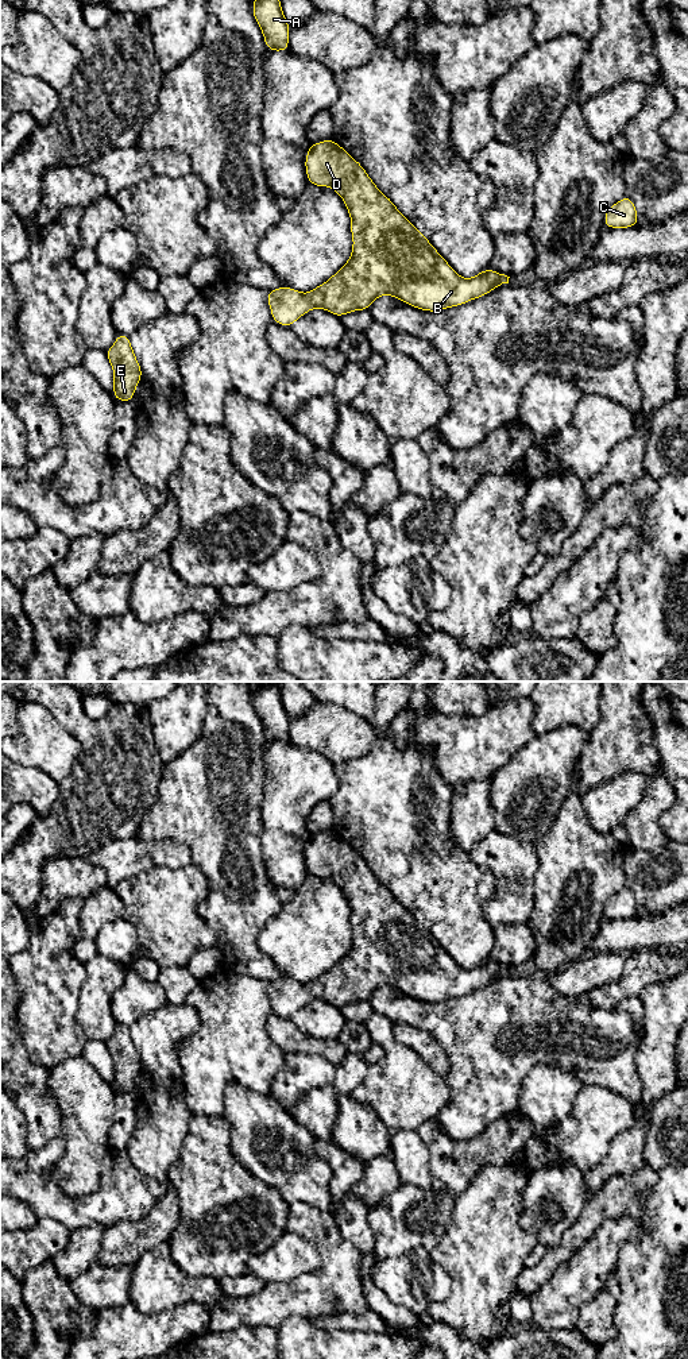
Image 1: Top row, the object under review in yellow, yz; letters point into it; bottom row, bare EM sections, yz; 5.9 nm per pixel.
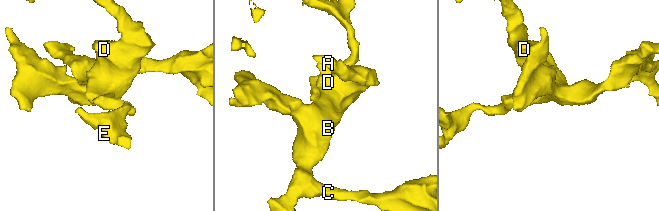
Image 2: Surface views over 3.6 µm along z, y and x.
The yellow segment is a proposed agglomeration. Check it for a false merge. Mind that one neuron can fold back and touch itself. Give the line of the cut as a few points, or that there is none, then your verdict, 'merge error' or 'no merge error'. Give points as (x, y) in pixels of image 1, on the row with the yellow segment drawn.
cut none; no merge error

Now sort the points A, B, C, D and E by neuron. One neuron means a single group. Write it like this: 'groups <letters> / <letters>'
groups A B C D E

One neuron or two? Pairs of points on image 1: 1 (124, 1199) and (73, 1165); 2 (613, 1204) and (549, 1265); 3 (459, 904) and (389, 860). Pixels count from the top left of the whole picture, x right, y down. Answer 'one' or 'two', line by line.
1: two
2: one
3: one

